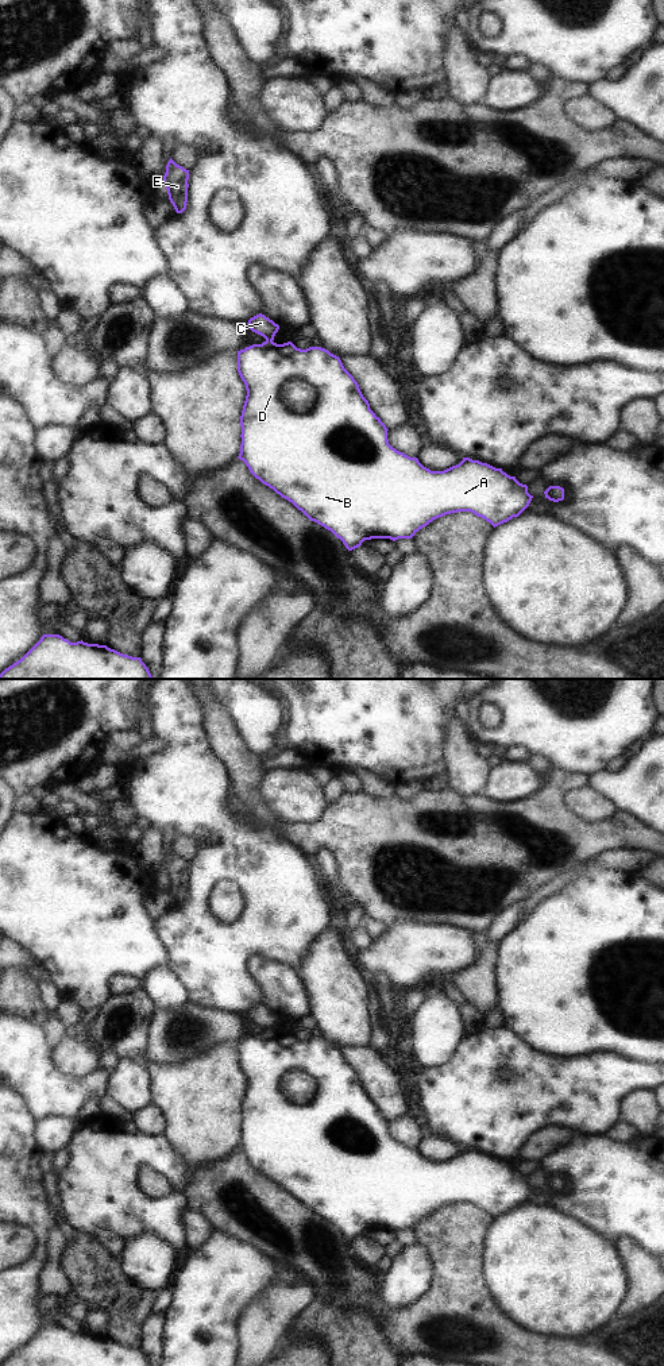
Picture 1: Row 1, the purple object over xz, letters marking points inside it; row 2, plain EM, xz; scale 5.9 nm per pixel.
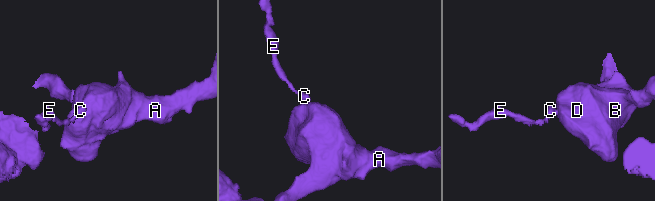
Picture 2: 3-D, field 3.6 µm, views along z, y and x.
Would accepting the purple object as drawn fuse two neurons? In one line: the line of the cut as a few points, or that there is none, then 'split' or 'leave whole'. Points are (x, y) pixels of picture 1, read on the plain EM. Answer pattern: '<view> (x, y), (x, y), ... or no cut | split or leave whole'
xz (266, 1031), (271, 1033) | split

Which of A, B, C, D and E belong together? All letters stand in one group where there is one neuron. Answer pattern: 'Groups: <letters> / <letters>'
Groups: A B D / C E.

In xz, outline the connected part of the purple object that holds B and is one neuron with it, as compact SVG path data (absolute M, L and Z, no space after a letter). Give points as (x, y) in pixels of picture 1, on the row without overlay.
M263 1033L262 1035L252 1035L244 1041L238 1042L238 1064L246 1076L247 1087L240 1107L242 1135L239 1150L246 1154L250 1164L263 1176L273 1180L282 1189L292 1193L301 1201L310 1212L317 1213L325 1220L331 1222L337 1230L343 1232L348 1242L362 1236L364 1231L371 1230L412 1230L421 1219L426 1218L433 1211L445 1205L458 1203L471 1203L478 1208L485 1209L494 1219L507 1213L513 1208L518 1208L530 1195L533 1186L528 1184L528 1177L520 1174L516 1168L510 1168L487 1154L463 1149L463 1151L444 1162L431 1162L424 1158L417 1149L410 1149L404 1143L397 1142L389 1135L387 1119L379 1108L370 1100L368 1092L363 1088L358 1073L344 1060L339 1047L331 1045L321 1038L309 1038L306 1041L297 1039L292 1033L277 1035L274 1033Z

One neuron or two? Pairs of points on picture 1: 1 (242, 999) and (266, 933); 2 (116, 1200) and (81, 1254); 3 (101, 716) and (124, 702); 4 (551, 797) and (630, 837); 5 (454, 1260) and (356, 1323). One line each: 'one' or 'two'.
1: one
2: two
3: one
4: one
5: two

